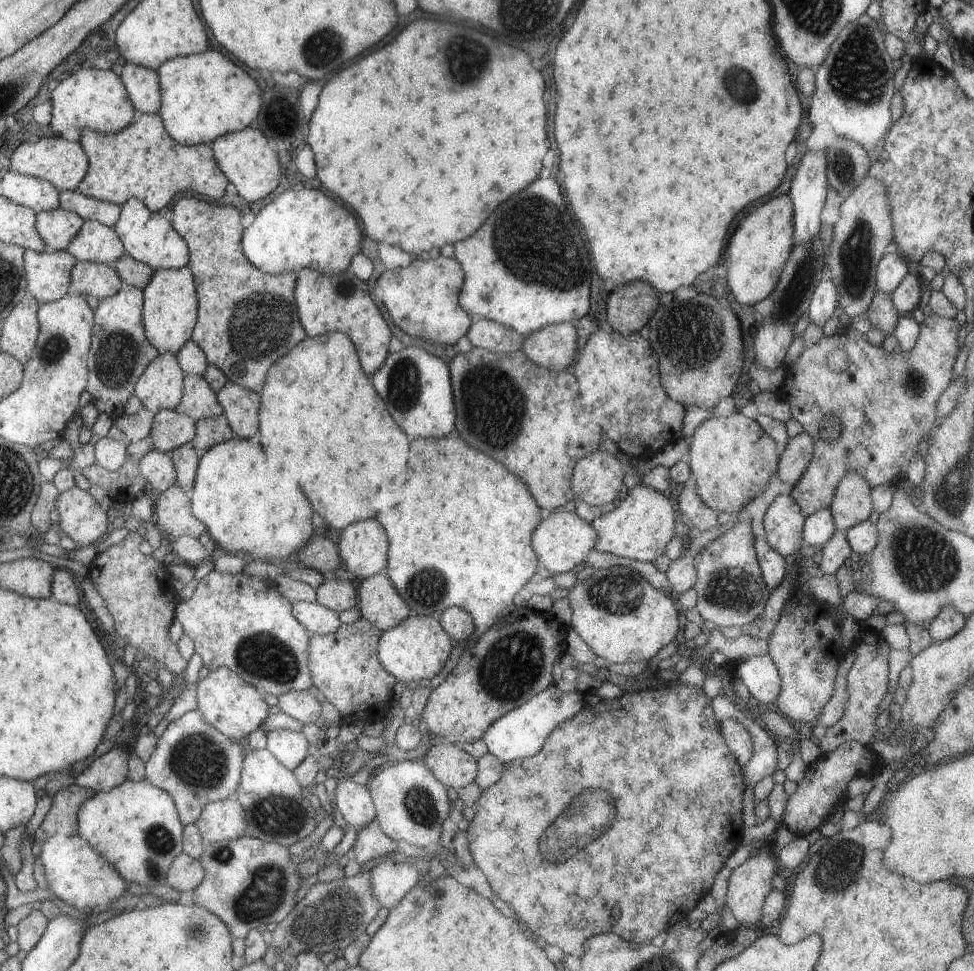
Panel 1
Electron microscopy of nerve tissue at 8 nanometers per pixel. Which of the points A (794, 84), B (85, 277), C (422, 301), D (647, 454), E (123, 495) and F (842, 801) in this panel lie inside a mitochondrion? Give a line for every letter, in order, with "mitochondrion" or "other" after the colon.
A: other
B: other
C: other
D: other
E: other
F: other

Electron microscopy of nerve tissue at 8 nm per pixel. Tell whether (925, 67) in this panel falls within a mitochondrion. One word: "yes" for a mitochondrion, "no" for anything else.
no

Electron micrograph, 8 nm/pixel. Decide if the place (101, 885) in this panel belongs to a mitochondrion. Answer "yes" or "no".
no

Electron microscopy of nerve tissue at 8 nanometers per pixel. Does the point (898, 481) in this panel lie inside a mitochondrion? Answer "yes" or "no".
no

